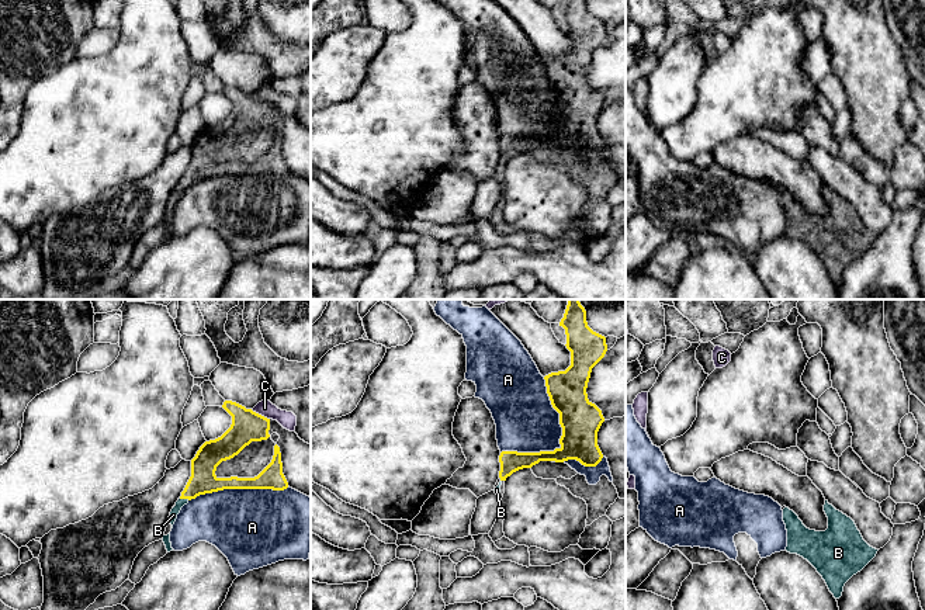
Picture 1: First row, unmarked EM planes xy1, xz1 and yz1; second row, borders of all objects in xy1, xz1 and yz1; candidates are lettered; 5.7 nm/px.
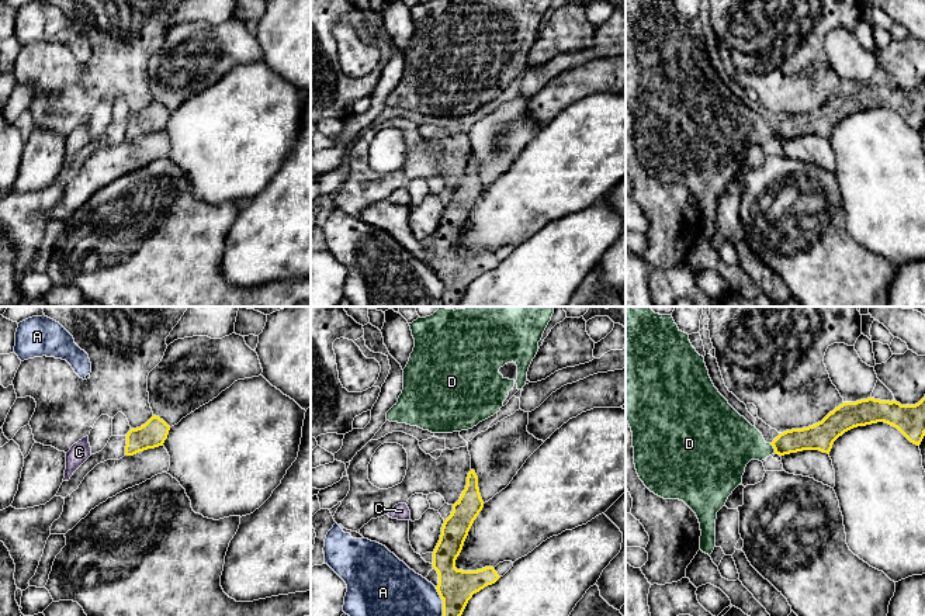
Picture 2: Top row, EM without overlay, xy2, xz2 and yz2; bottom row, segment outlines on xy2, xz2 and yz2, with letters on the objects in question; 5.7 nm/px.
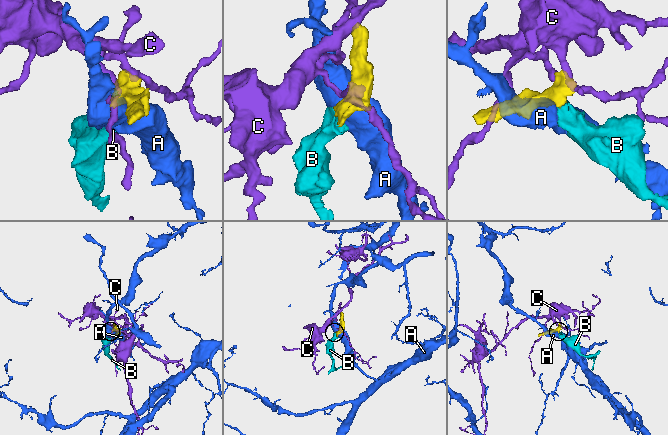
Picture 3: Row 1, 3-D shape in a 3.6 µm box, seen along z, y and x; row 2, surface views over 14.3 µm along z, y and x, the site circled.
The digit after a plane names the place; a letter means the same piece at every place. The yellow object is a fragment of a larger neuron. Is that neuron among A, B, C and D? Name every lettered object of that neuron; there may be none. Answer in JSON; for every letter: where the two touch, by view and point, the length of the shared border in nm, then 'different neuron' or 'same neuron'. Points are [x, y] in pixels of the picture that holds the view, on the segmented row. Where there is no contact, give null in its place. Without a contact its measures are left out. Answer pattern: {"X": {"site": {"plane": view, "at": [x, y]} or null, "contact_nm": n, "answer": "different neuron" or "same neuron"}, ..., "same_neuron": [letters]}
{"A": {"site": {"plane": "xz1", "at": [560, 442]}, "contact_nm": 500, "answer": "different neuron"}, "B": {"site": {"plane": "xy1", "at": [184, 498]}, "contact_nm": 60, "answer": "same neuron"}, "C": {"site": {"plane": "xy1", "at": [260, 415]}, "contact_nm": 130, "answer": "different neuron"}, "D": {"site": {"plane": "yz2", "at": [773, 447]}, "contact_nm": 70, "answer": "same neuron"}, "same_neuron": ["B", "D"]}

